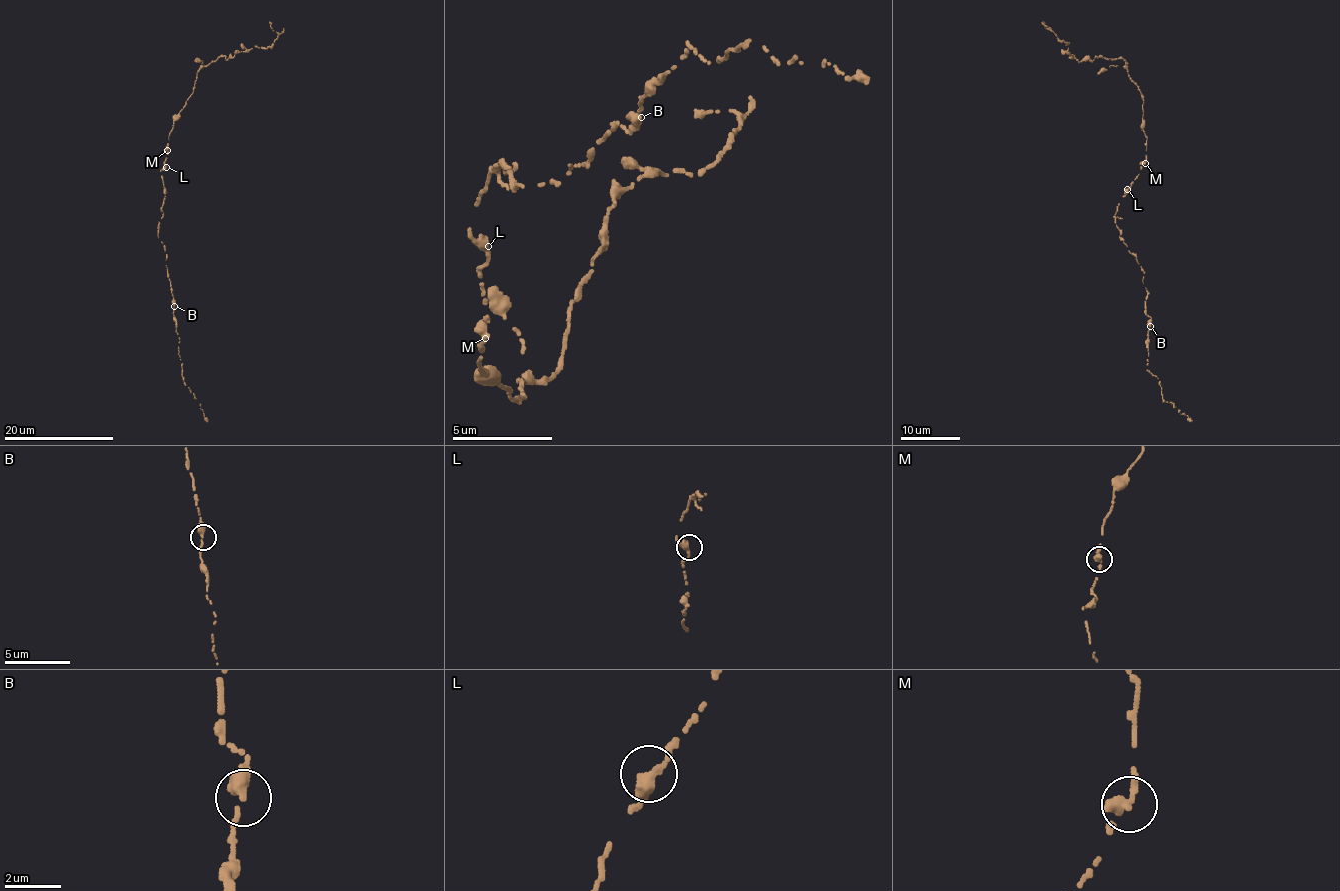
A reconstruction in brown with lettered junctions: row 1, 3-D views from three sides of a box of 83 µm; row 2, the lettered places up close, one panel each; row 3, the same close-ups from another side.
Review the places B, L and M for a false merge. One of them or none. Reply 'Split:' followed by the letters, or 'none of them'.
Split: none of them

